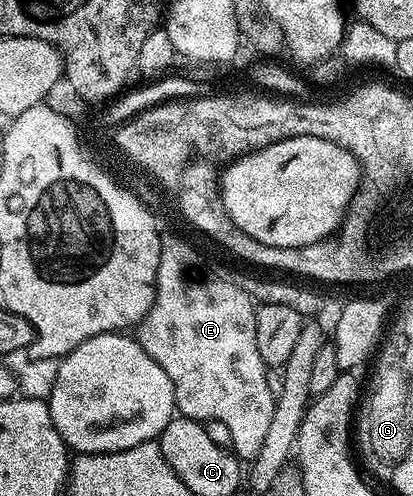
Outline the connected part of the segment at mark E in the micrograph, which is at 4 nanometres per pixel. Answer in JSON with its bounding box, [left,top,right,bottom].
[135,235,276,462]

